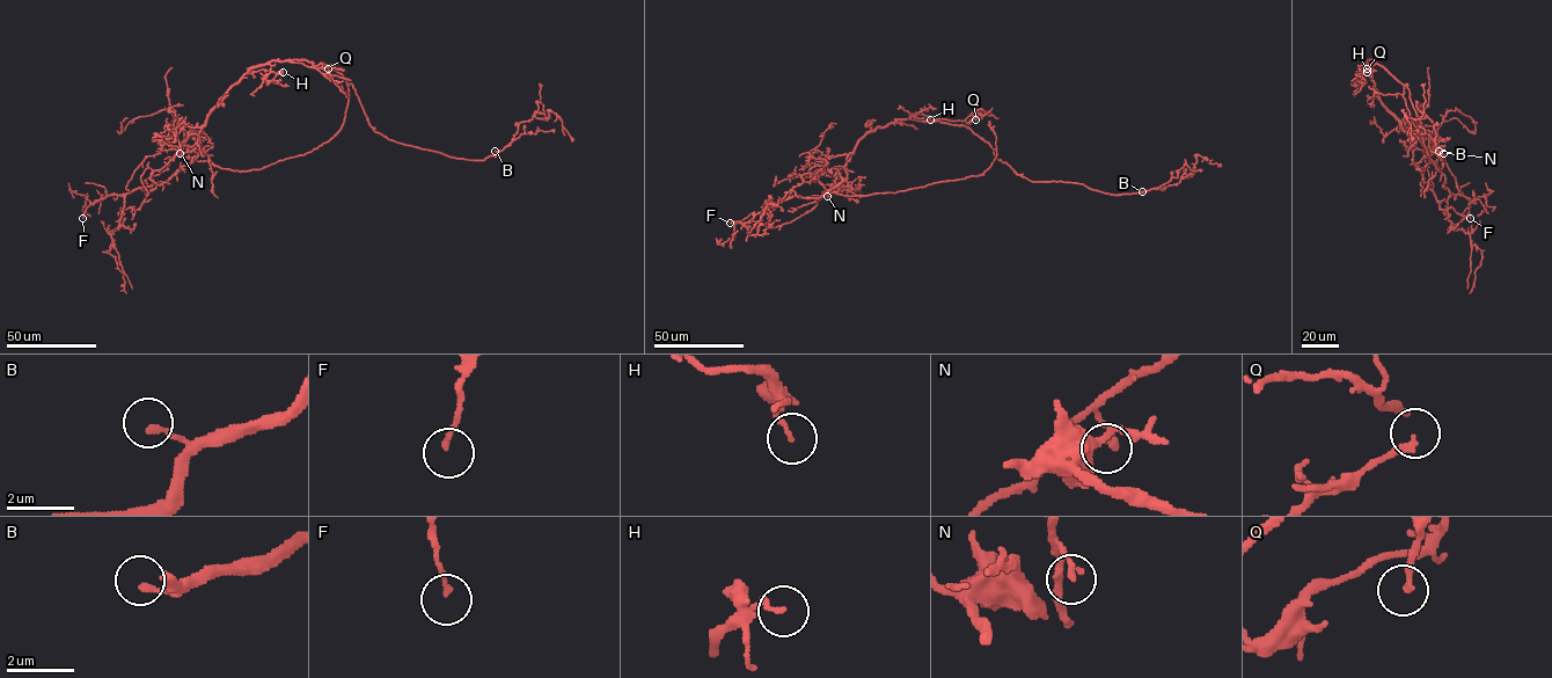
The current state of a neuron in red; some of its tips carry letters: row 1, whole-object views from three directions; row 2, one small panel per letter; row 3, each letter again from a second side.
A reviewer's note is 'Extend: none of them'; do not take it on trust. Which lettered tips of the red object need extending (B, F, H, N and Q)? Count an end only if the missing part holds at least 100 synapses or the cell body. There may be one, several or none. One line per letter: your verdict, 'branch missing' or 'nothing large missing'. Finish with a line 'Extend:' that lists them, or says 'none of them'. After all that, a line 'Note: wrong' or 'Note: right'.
B: nothing large missing
F: nothing large missing
H: nothing large missing
N: nothing large missing
Q: nothing large missing
Extend: none of them
Note: right

